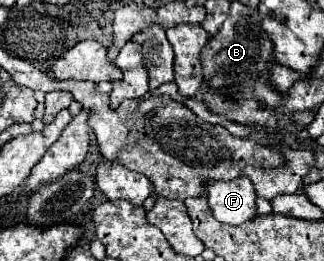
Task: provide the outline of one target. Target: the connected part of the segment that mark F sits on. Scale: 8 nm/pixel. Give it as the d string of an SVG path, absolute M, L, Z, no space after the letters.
M238 177L232 181L208 181L204 185L206 201L214 217L222 223L240 225L256 217L256 193L248 177Z

